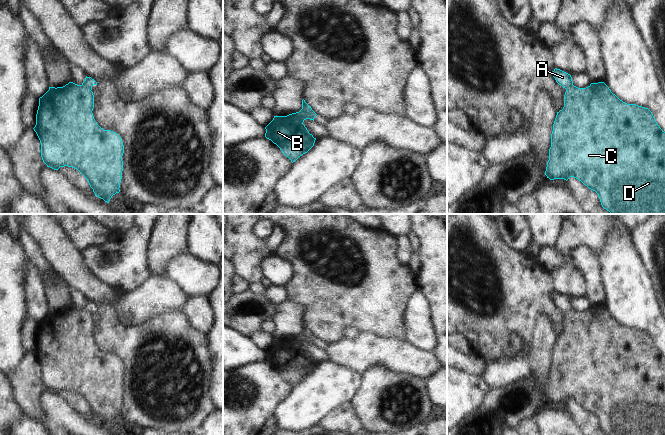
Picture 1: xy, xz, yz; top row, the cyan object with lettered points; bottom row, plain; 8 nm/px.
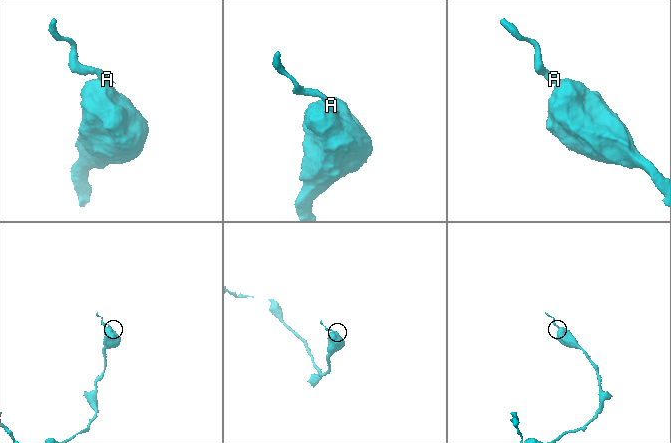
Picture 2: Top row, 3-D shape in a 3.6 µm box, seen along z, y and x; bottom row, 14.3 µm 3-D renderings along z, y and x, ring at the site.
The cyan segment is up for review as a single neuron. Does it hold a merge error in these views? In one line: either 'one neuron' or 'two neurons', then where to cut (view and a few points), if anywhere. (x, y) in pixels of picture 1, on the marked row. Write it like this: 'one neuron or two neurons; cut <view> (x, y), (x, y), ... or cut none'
two neurons; cut xz (302, 108), (311, 119)

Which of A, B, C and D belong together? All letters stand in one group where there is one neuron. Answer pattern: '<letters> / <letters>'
A / B C D

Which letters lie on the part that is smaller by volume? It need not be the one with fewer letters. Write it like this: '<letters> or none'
A

